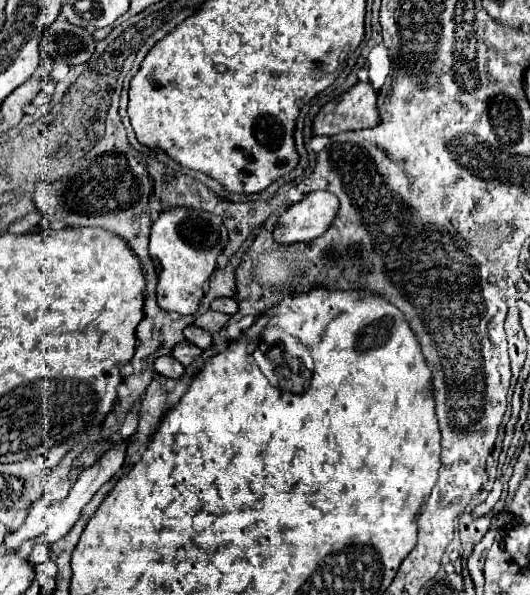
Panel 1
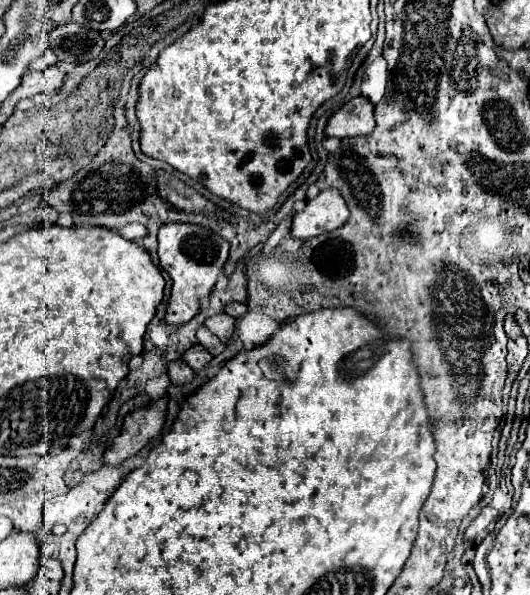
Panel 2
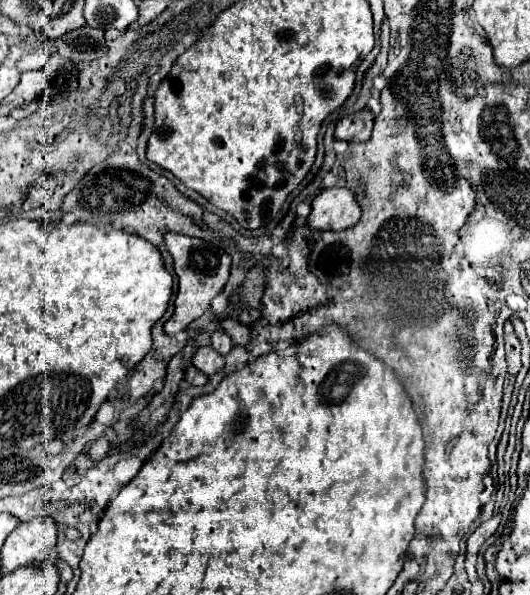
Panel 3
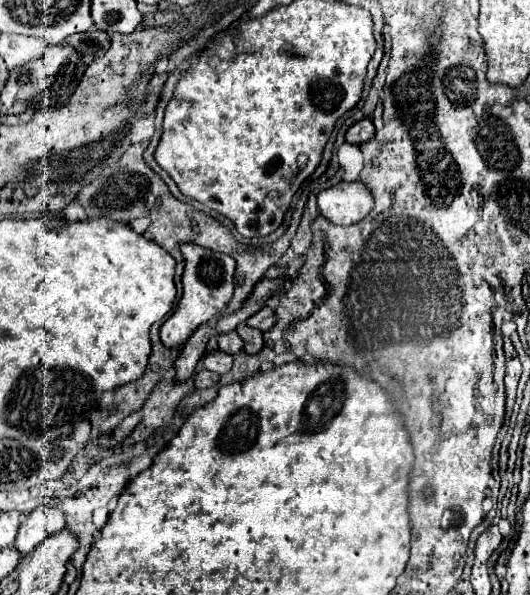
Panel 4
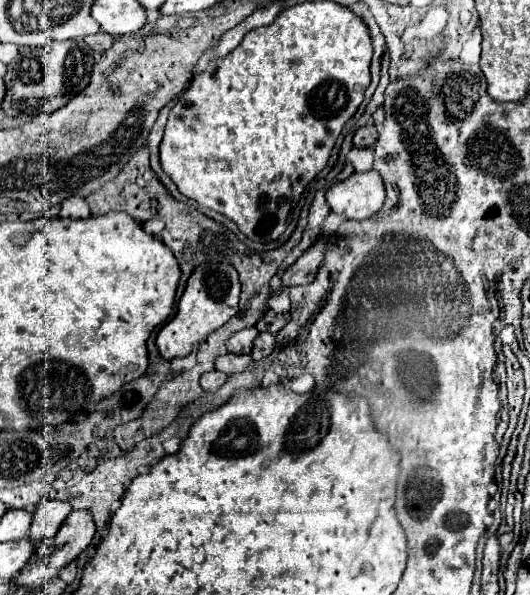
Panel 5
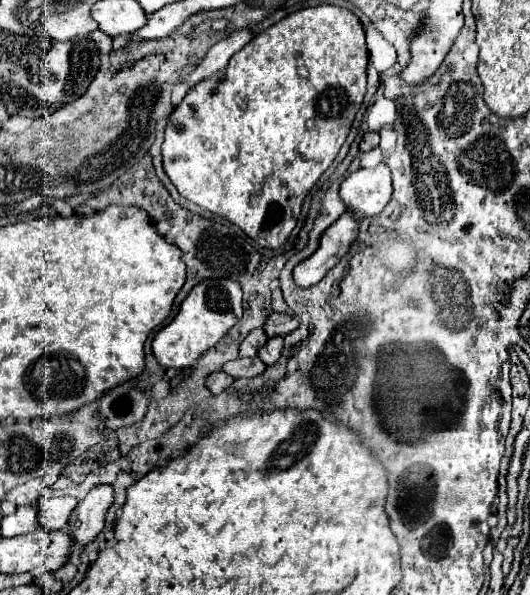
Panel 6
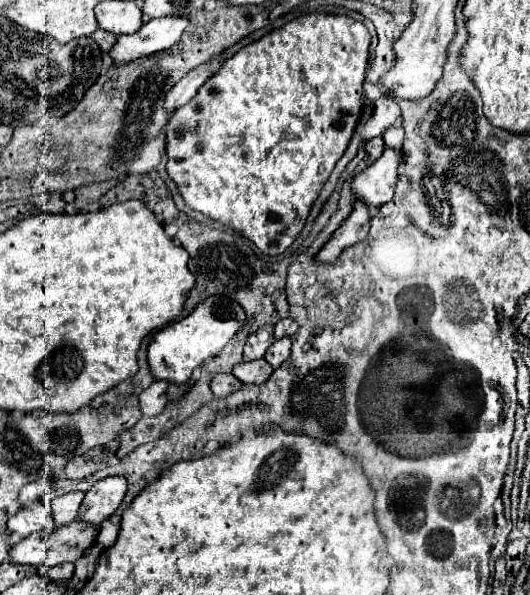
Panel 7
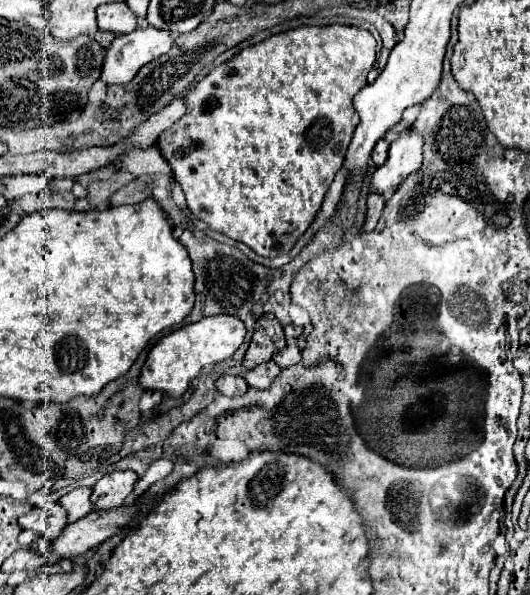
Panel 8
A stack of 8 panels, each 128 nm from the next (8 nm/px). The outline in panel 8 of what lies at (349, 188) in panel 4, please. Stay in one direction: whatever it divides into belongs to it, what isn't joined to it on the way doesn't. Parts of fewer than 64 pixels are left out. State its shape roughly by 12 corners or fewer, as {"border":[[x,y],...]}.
{"border":[[408,130],[390,144],[370,180],[386,194],[422,164],[422,140]]}

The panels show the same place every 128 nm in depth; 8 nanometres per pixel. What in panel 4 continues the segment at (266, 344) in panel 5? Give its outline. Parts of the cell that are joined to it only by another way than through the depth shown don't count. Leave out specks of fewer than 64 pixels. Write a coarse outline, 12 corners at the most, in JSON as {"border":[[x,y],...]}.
{"border":[[240,324],[244,352],[256,354],[264,346],[260,330]]}

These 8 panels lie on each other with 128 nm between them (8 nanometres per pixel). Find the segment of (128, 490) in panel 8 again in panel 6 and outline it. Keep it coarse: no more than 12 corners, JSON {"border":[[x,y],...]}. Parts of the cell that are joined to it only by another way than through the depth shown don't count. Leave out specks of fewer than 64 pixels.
{"border":[[92,488],[68,520],[74,546],[86,546],[104,528],[114,494]]}

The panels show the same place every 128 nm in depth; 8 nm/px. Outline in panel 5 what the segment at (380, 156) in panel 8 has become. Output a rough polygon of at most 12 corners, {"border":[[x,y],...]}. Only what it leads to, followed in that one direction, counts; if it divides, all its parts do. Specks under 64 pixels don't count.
{"border":[[366,124],[356,130],[356,148],[372,146],[378,138],[376,128]]}

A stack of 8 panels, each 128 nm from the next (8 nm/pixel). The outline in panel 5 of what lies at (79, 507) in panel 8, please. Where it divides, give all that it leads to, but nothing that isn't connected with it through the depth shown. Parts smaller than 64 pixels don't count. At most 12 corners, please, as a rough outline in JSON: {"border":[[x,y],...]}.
{"border":[[42,500],[28,538],[34,544],[56,536],[72,506]]}

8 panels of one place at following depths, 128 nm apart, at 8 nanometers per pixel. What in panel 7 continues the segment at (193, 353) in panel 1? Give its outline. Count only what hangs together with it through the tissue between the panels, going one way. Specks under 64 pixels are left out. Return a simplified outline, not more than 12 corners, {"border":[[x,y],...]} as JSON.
{"border":[[262,360],[240,362],[232,374],[244,384],[264,384],[272,366]]}

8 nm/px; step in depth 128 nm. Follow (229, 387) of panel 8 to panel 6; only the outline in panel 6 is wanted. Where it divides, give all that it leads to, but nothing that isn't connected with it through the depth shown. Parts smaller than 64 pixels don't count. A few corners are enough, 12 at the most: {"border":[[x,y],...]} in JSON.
{"border":[[214,372],[206,378],[212,394],[224,392],[234,380],[226,372]]}

